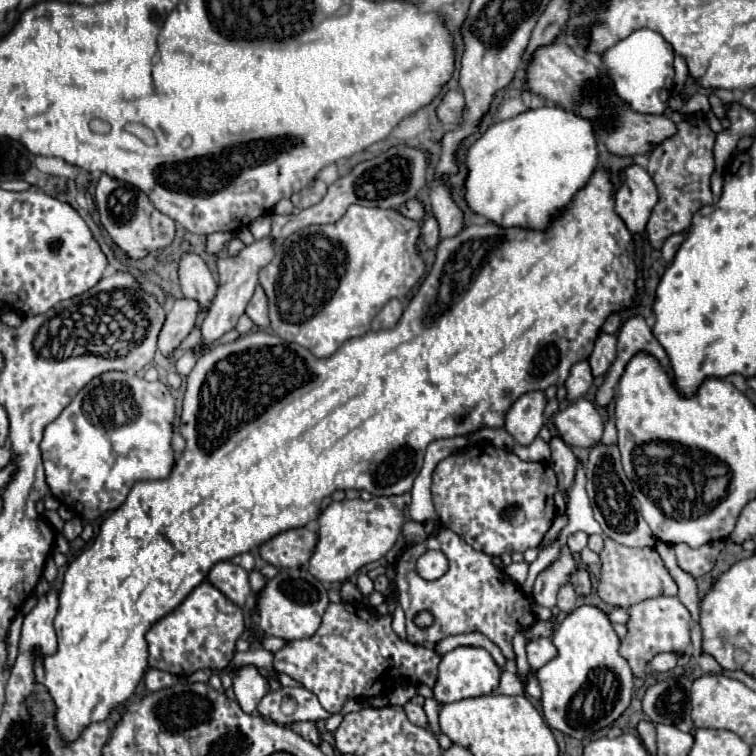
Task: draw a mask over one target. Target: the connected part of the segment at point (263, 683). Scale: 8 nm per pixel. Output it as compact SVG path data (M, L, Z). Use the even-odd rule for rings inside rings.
M247 664L241 666L239 670L231 672L233 680L233 692L235 692L235 702L241 706L245 714L255 714L257 704L261 698L269 692L271 684L269 678L265 678L257 666Z

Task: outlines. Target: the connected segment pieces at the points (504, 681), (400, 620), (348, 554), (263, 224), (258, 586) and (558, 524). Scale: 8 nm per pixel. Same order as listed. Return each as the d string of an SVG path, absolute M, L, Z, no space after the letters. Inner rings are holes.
M509 660L509 664L503 668L501 682L499 682L499 686L493 690L493 694L507 694L507 696L523 694L523 684L521 684L521 680L519 680L519 676L517 676L515 660Z
M393 594L393 600L396 604L396 609L393 613L392 628L401 639L406 640L405 613L399 605L395 594Z
M411 494L373 496L371 500L341 500L331 502L319 516L319 542L309 560L309 572L321 582L345 582L369 562L381 560L395 544L407 520Z
M269 214L259 216L257 220L253 220L253 222L249 224L249 230L251 230L251 234L253 234L255 238L265 238L265 236L269 236L269 234L271 234L271 216L269 216Z
M253 568L251 572L249 572L249 582L251 582L251 588L253 588L253 592L255 594L259 594L263 588L265 588L265 584L267 584L267 578L257 570L257 568Z
M563 514L563 516L559 516L553 524L551 524L551 528L549 528L549 532L545 534L545 540L543 540L543 544L539 546L539 548L543 548L545 544L551 544L553 542L553 538L559 534L559 530L565 526L569 522L569 518L567 518L567 514Z

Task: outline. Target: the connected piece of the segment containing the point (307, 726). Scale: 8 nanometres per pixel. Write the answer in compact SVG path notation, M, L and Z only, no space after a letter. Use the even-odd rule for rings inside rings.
M295 722L289 728L295 730L299 736L303 736L305 740L309 740L311 744L321 744L319 730L317 730L317 724L315 722Z

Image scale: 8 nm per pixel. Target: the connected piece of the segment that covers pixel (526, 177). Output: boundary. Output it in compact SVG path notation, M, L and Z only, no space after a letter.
M561 106L531 108L509 120L491 124L467 152L469 176L465 180L465 198L469 208L499 226L545 226L545 218L549 218L553 210L561 210L591 178L597 166L597 124L605 126L605 120L583 118Z

